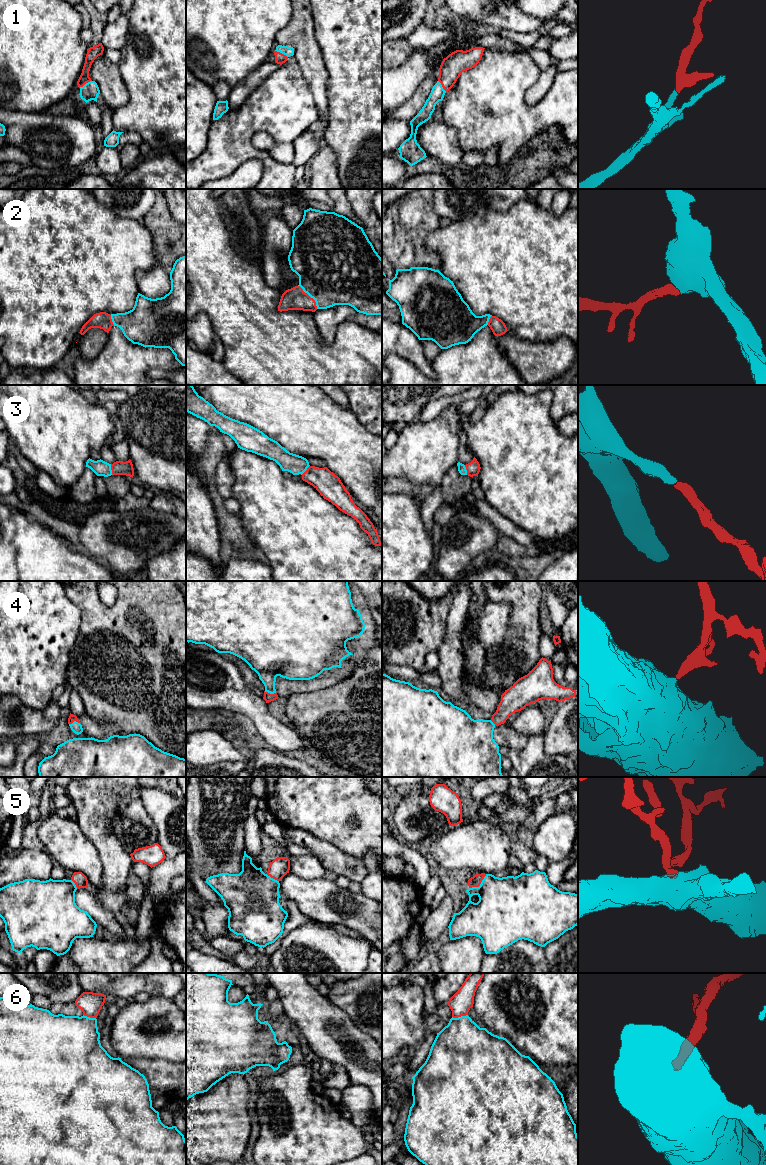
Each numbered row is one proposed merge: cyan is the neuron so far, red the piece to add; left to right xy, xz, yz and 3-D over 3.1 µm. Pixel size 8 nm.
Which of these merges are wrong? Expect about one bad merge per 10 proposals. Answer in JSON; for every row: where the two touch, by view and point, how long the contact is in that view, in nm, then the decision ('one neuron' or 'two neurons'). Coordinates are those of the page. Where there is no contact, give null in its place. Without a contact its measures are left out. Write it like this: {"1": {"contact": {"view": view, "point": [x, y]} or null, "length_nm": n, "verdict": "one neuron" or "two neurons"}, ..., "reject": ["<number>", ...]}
{"1": {"contact": {"view": "xz", "point": [281, 52]}, "length_nm": 120, "verdict": "one neuron"}, "2": {"contact": {"view": "xz", "point": [310, 296]}, "length_nm": 240, "verdict": "one neuron"}, "3": {"contact": {"view": "xy", "point": [110, 469]}, "length_nm": 80, "verdict": "one neuron"}, "4": {"contact": {"view": "xz", "point": [270, 693]}, "length_nm": 100, "verdict": "one neuron"}, "5": {"contact": {"view": "yz", "point": [480, 885]}, "length_nm": 180, "verdict": "one neuron"}, "6": {"contact": {"view": "yz", "point": [459, 1017]}, "length_nm": 130, "verdict": "one neuron"}, "reject": []}

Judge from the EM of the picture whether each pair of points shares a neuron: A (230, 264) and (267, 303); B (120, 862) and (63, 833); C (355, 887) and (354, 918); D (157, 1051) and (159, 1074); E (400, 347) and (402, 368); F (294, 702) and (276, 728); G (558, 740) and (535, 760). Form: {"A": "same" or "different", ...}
{"A": "same", "B": "different", "C": "different", "D": "different", "E": "different", "F": "different", "G": "different"}

